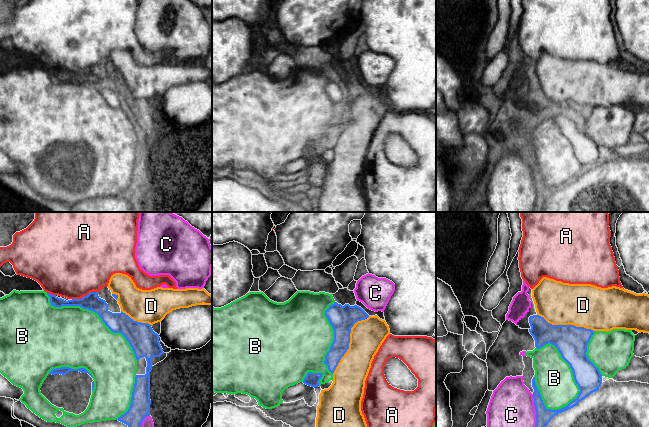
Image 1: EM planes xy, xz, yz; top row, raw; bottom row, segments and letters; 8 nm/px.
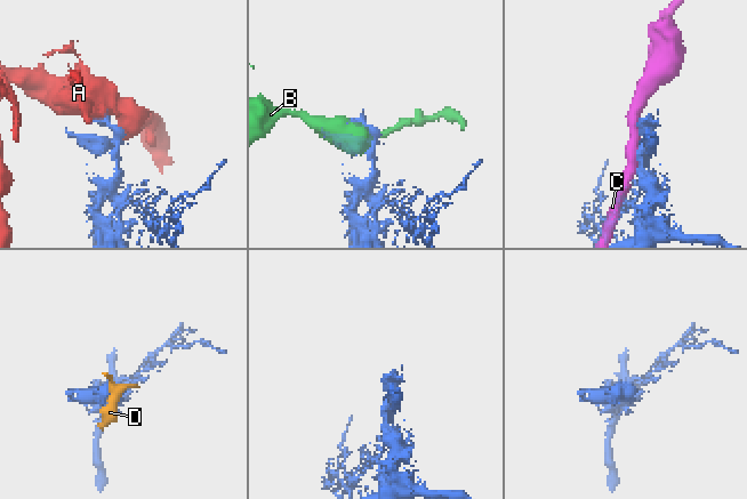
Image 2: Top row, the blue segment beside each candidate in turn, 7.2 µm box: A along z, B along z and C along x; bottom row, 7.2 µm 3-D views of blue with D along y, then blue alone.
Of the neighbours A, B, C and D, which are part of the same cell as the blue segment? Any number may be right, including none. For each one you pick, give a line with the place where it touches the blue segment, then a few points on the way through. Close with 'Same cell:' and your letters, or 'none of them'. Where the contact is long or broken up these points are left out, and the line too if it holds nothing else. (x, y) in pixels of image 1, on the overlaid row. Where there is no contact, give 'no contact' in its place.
Same cell: none of them

